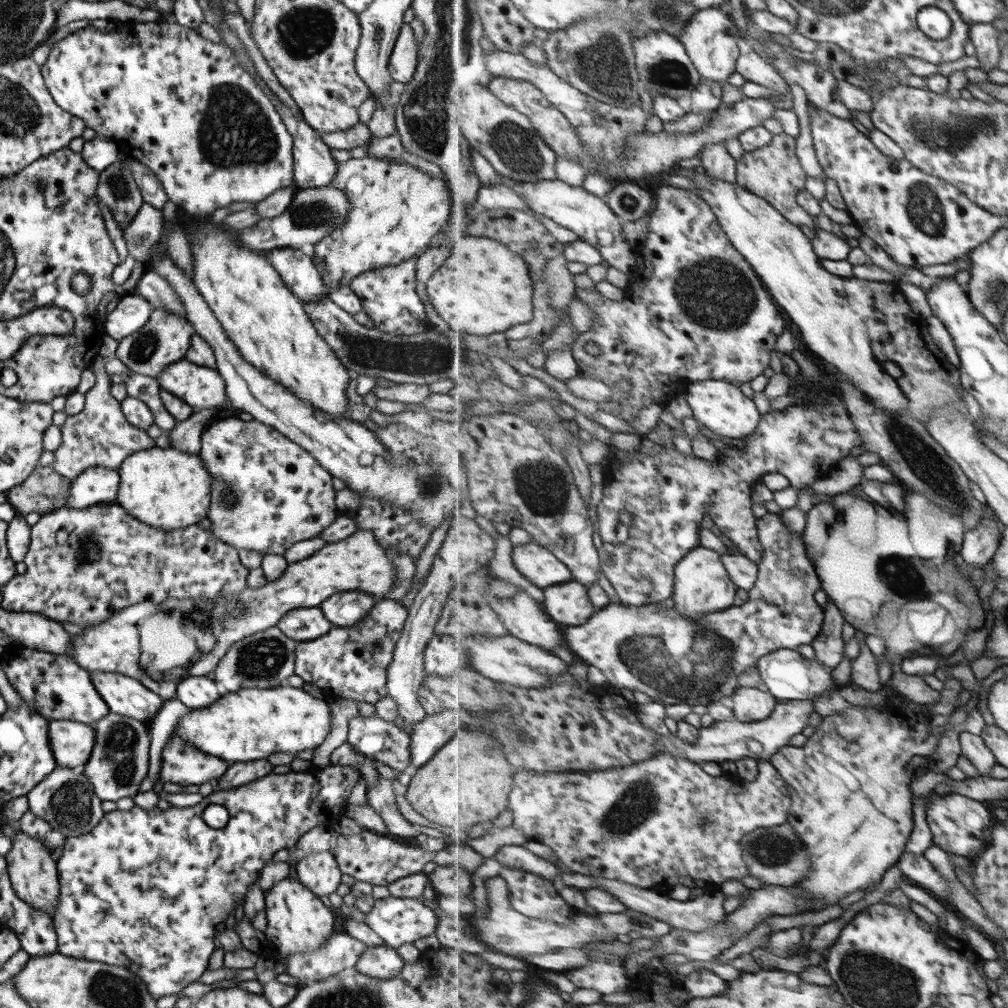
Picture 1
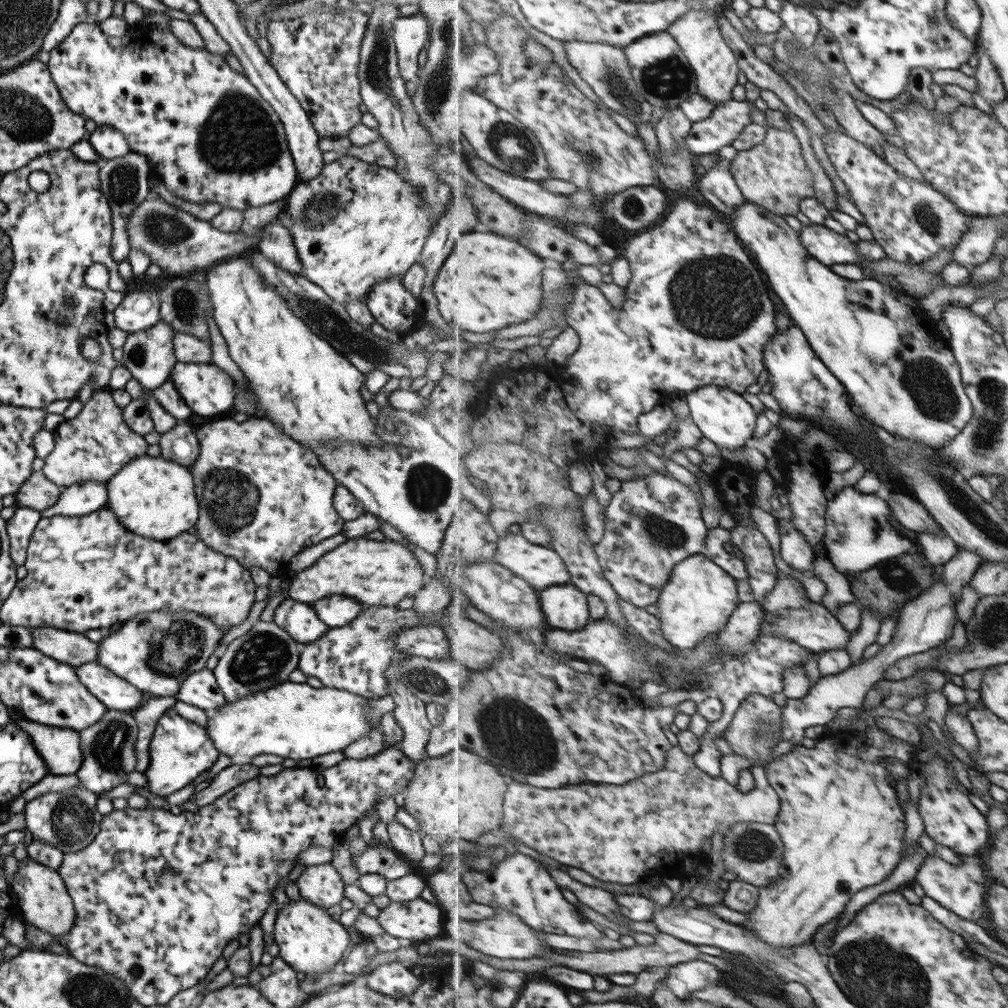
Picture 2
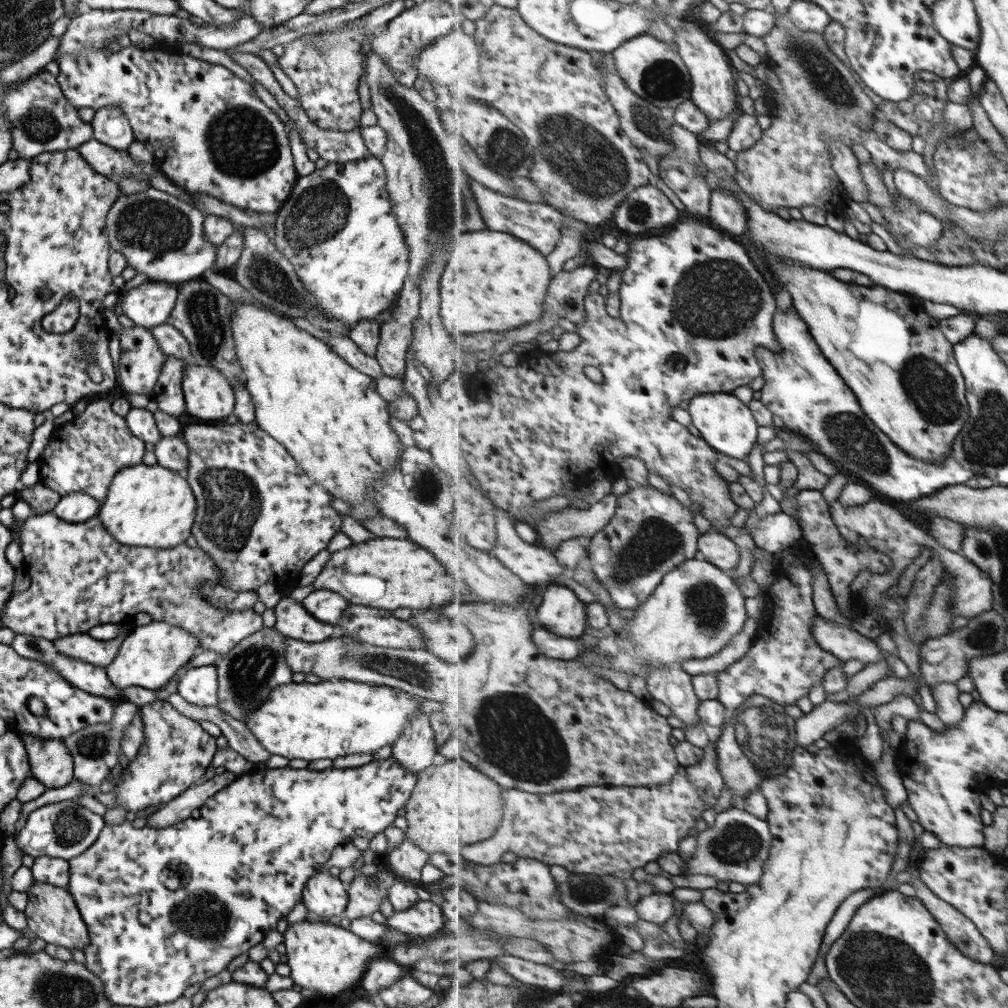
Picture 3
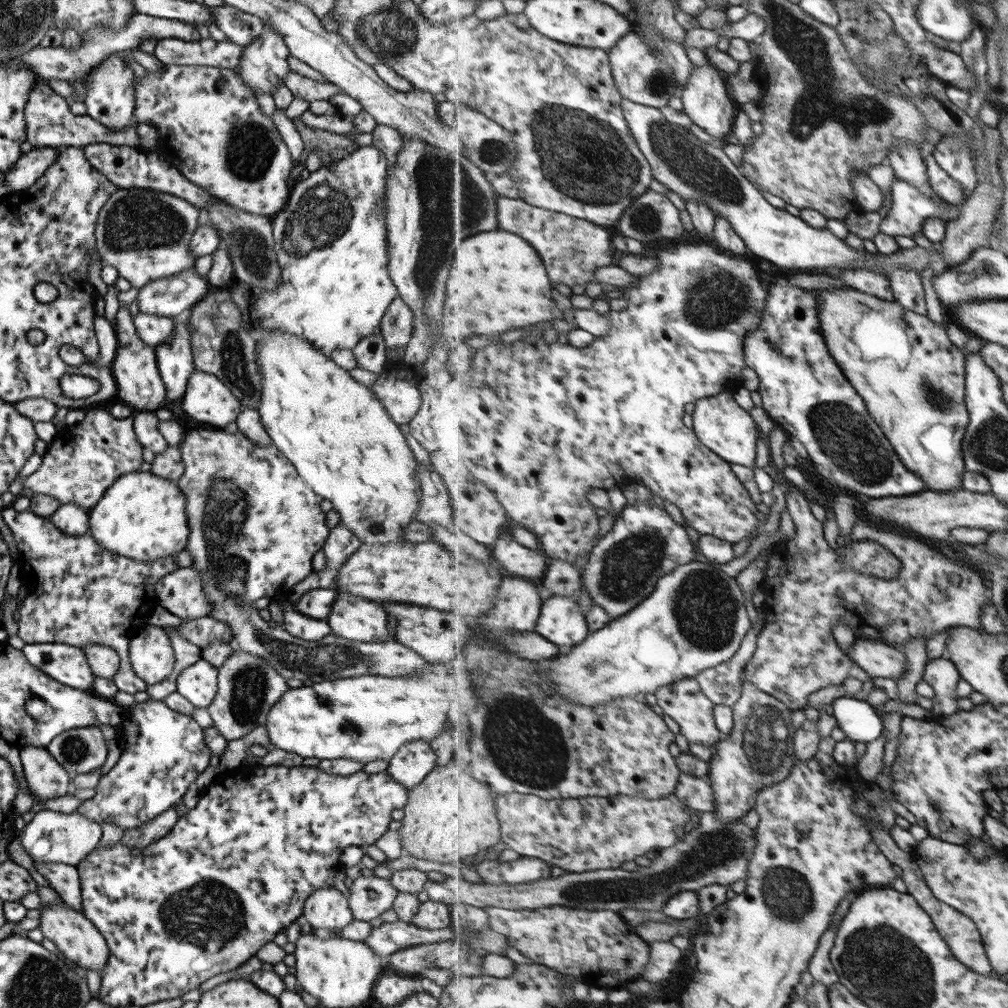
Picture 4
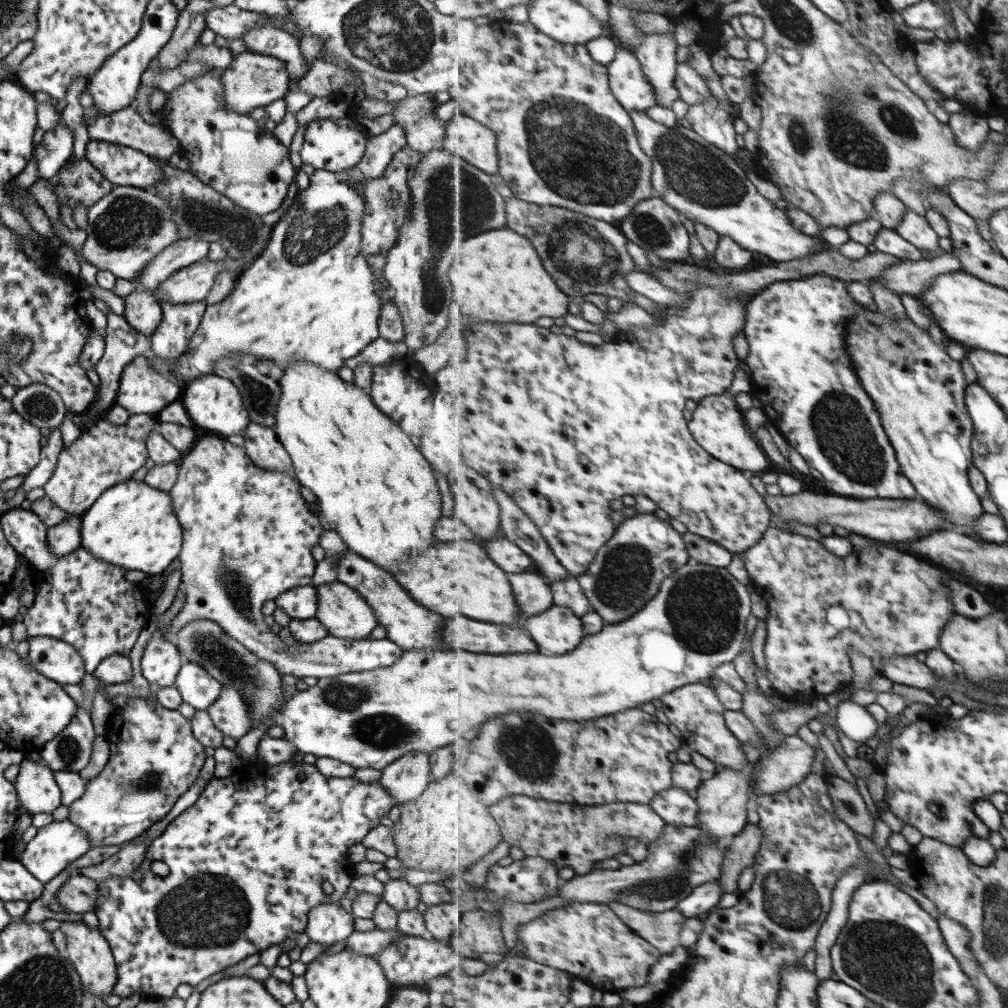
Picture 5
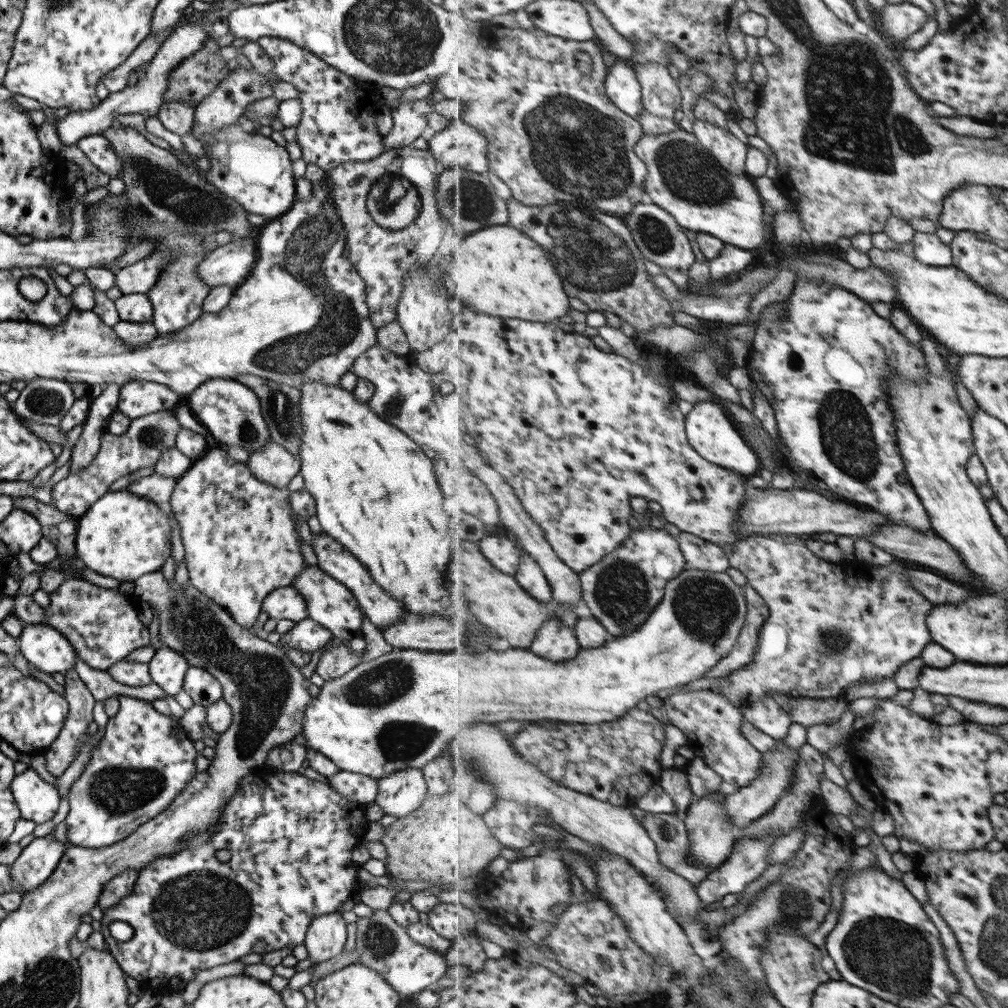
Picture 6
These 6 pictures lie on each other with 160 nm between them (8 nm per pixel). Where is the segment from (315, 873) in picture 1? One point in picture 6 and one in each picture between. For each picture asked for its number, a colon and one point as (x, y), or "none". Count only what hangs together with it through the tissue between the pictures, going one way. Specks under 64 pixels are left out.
2: (320, 885)
3: (323, 896)
4: (326, 910)
5: (327, 924)
6: (324, 938)

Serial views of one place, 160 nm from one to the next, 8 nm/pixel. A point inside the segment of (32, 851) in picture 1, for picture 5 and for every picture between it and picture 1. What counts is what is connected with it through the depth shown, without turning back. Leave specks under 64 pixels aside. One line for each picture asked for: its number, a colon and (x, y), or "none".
2: (43, 902)
3: (51, 915)
4: (77, 939)
5: (88, 952)

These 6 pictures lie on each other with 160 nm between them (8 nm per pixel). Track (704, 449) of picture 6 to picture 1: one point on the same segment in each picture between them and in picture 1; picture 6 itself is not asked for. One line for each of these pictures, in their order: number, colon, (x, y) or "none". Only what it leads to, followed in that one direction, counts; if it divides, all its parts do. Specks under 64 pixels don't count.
1: (721, 407)
2: (725, 417)
3: (727, 424)
4: (722, 424)
5: (717, 425)

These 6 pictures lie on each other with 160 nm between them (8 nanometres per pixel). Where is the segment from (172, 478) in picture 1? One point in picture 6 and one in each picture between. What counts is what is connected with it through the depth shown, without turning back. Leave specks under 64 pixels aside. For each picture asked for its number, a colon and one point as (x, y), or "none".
2: (153, 497)
3: (150, 506)
4: (140, 516)
5: (131, 525)
6: (120, 535)

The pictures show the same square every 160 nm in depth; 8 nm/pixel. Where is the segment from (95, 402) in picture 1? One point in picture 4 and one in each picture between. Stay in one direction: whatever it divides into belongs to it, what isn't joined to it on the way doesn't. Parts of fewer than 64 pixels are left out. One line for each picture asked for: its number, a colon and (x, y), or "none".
2: (94, 445)
3: (83, 455)
4: (82, 460)

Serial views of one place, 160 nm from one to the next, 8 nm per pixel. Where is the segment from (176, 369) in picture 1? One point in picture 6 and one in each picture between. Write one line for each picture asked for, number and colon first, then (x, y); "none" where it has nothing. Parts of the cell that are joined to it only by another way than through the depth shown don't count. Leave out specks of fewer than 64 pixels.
2: (206, 390)
3: (208, 396)
4: (206, 399)
5: (212, 402)
6: (230, 412)

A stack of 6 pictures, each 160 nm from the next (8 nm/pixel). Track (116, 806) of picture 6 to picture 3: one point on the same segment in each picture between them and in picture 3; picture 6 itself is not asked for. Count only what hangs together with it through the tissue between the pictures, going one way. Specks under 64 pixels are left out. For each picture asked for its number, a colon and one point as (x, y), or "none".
3: (174, 753)
4: (162, 751)
5: (153, 758)

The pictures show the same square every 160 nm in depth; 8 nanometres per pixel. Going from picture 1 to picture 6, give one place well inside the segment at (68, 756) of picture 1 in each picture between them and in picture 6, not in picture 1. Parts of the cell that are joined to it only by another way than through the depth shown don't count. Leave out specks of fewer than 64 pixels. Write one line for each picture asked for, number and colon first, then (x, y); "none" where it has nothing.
2: (58, 747)
3: (49, 763)
4: (46, 779)
5: (35, 789)
6: (37, 801)

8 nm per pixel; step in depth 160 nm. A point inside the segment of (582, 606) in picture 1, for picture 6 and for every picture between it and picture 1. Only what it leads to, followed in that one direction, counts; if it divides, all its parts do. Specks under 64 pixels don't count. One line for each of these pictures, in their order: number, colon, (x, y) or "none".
2: (566, 607)
3: (560, 611)
4: (562, 622)
5: (558, 630)
6: (556, 641)

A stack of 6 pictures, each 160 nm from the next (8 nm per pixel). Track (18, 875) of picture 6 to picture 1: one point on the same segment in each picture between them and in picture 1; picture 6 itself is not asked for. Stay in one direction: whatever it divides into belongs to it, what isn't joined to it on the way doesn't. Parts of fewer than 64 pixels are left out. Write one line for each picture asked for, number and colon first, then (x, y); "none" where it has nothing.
1: (65, 800)
2: (68, 820)
3: (65, 829)
4: (57, 837)
5: (54, 846)

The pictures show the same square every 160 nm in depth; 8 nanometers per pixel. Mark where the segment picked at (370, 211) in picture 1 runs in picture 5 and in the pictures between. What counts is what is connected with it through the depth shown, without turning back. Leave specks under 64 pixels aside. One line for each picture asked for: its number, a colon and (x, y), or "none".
2: (354, 224)
3: (336, 228)
4: (329, 239)
5: (310, 296)

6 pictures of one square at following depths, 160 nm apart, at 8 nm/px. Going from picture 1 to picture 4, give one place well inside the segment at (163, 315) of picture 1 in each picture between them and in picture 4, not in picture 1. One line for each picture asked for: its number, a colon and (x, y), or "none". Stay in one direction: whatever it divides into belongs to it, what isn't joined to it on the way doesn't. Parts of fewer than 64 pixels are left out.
2: (148, 355)
3: (140, 361)
4: (138, 384)

